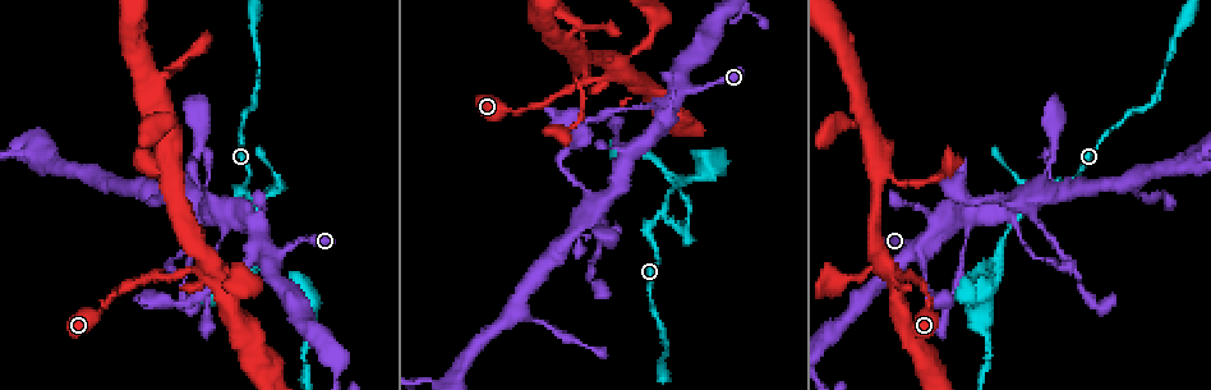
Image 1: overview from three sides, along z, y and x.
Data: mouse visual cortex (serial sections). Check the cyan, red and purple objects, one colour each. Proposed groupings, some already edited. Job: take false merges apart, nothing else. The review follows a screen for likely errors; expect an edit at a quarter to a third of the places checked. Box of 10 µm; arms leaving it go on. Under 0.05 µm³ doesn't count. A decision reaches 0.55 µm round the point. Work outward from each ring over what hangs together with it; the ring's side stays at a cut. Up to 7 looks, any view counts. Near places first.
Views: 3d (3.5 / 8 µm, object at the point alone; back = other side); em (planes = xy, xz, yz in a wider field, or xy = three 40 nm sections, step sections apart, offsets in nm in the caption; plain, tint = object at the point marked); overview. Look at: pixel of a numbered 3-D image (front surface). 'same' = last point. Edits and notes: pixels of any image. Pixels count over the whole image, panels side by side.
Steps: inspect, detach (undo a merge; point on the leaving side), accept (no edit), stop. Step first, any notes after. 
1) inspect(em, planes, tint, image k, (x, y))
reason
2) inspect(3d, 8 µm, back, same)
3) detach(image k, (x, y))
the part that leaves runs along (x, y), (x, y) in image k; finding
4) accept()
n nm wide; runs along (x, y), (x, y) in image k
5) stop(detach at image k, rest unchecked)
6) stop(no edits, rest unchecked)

inspect(3d, 8 µm, image 1, (659, 217))
three arms meet

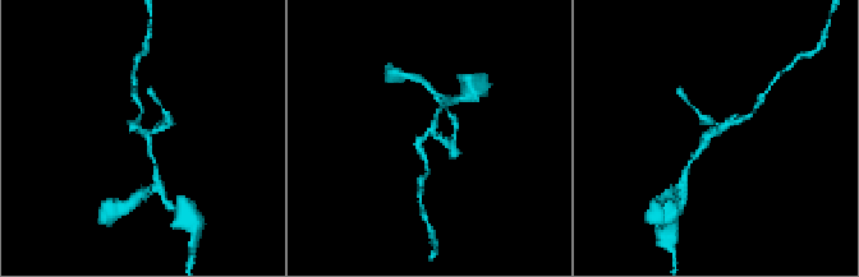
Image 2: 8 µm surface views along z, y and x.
inspect(3d, 3.5 µm, same)

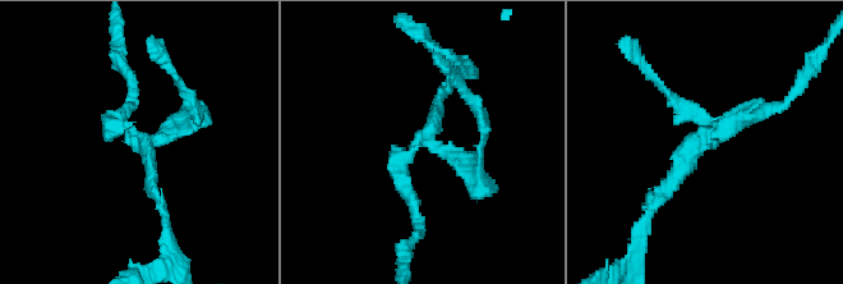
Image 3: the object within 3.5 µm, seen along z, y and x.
inspect(em, planes, tint, image 3, (136, 141))
3 arms; arms of 150, 200, 200 nm; shape alone is not enough

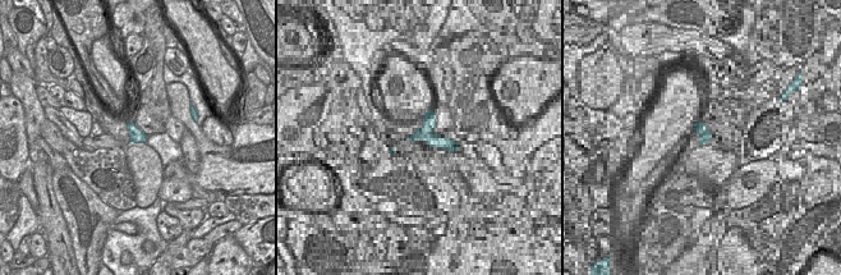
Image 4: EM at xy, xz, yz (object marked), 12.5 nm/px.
detach(image 3, (189, 129))
two cells meet here

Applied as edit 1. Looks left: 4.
inspect(overview)

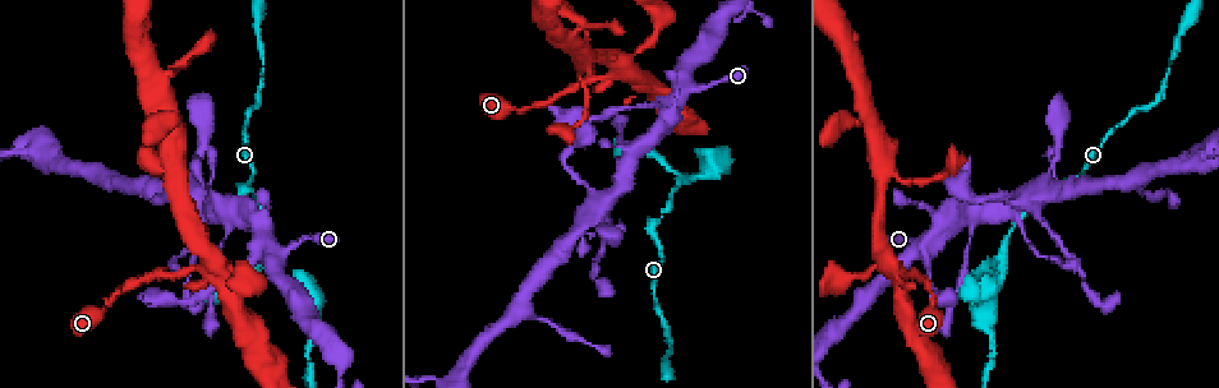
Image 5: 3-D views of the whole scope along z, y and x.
inspect(3d, 3.5 µm, image 5, (971, 214))
two arms in line, one across

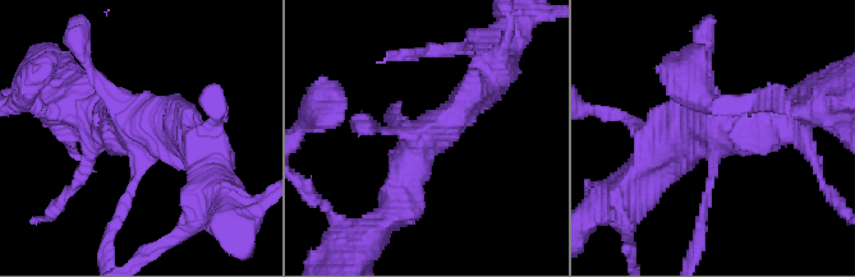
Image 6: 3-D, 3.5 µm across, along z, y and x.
inspect(em, xy, step 3, plain, image 6, (714, 130))
now the EM

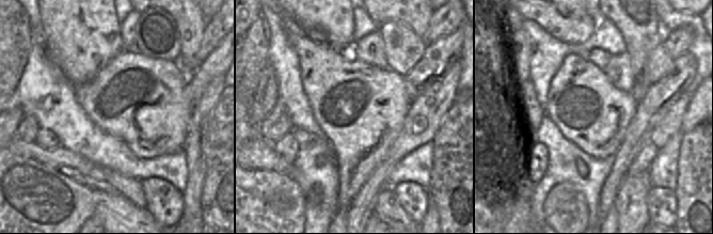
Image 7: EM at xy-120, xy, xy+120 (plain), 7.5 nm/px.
inspect(em, xy, step 3, tint, same)
with the object marked

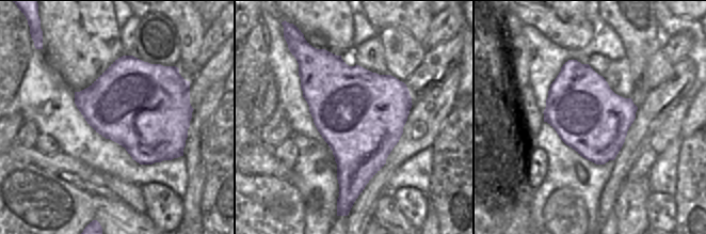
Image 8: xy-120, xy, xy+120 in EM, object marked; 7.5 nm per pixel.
accept()
runs along (485, 79), (418, 144), (395, 209) in image 6; one cell here

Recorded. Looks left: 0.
stop(detach at image 3, rest unchecked)

